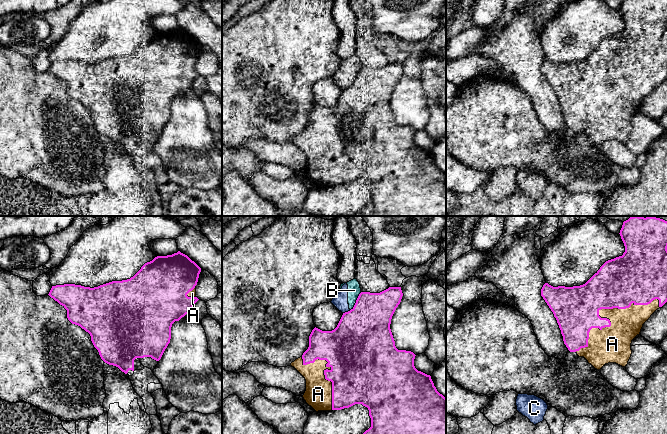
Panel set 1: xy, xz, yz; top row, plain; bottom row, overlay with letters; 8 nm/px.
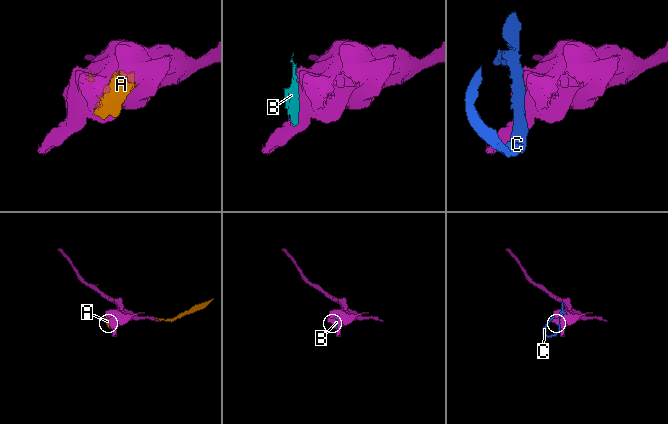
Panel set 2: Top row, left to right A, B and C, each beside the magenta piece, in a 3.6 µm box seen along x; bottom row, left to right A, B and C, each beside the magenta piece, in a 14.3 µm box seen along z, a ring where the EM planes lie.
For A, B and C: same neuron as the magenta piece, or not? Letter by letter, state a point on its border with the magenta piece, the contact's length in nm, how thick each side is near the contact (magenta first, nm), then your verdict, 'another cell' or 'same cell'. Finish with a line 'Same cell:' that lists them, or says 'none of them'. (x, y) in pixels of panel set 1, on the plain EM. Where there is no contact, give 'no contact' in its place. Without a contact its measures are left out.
A: yz (598, 90) | 800 nm | 360/260 nm | same cell
B: xz (356, 77) | 180 nm | 420/100 nm | another cell
C: xz (346, 88) | 70 nm | 460/120 nm | another cell
Same cell: A

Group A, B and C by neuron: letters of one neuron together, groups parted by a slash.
A / B C

